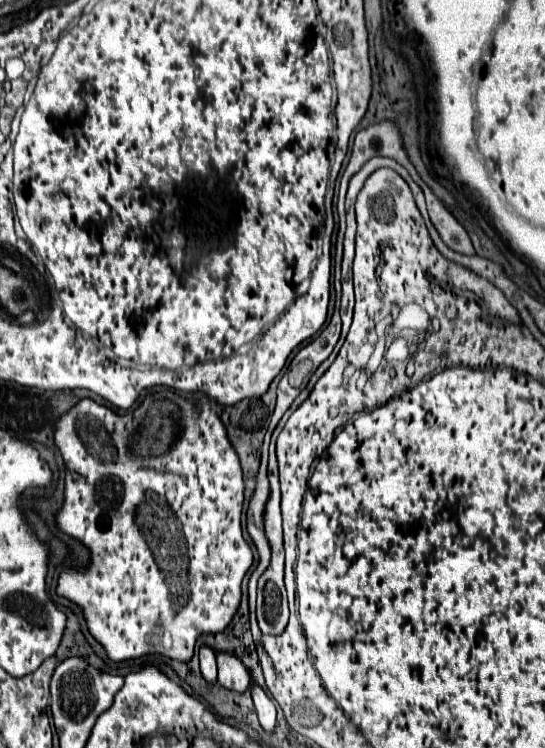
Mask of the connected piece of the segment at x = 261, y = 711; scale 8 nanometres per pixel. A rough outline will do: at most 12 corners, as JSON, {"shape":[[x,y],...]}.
{"shape":[[252,684],[254,708],[262,728],[272,732],[276,708],[266,690]]}

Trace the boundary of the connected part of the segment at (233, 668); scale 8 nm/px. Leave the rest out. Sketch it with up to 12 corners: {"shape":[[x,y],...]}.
{"shape":[[216,652],[218,682],[244,692],[248,668],[232,652]]}

